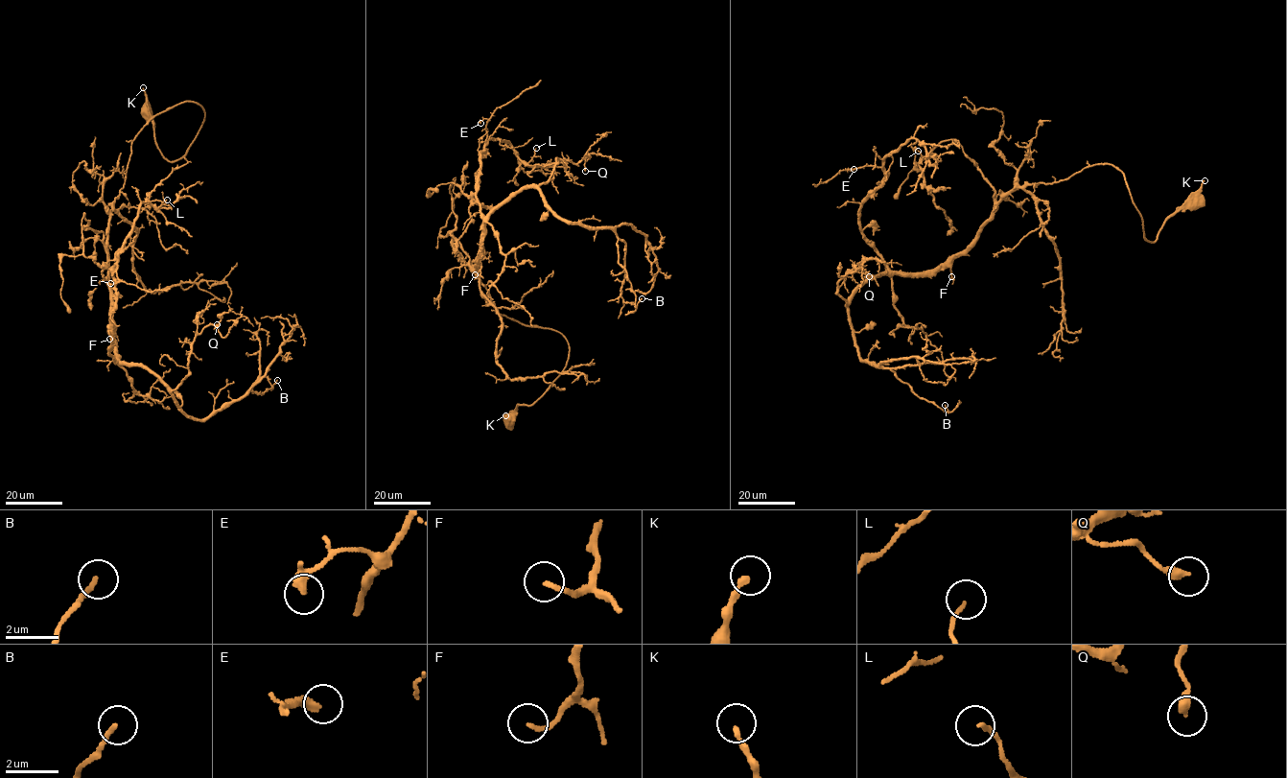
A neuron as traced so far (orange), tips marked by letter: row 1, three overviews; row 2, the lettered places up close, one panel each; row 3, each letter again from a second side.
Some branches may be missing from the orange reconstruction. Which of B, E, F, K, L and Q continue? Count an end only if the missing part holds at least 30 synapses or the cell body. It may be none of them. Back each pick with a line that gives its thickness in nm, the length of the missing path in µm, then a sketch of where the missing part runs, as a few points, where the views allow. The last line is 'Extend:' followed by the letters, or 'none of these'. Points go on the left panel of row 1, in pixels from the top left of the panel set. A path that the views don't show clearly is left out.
Extend: none of these

